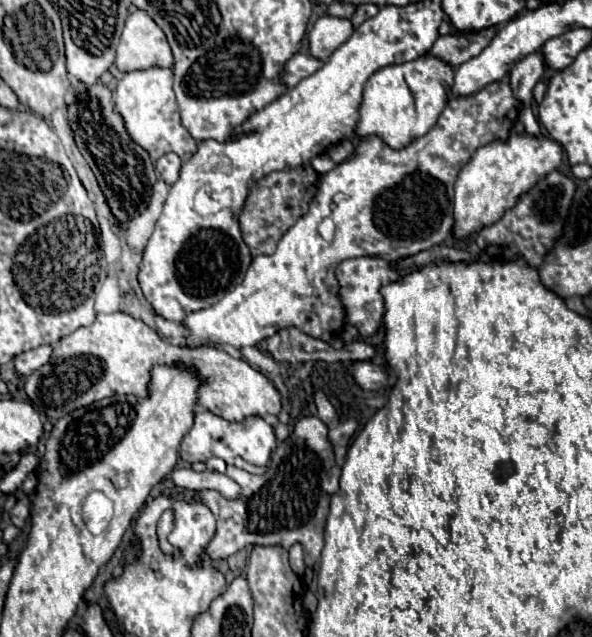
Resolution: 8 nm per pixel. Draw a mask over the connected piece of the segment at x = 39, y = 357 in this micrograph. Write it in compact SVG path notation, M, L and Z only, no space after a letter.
M37 346L33 350L27 350L15 358L13 370L21 376L27 376L35 372L39 366L47 364L47 358L51 358L51 346Z

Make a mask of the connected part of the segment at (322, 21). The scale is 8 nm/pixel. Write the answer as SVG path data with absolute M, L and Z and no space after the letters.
M321 16L315 26L309 32L309 50L315 58L327 60L351 34L353 24L347 18L335 18L335 16Z

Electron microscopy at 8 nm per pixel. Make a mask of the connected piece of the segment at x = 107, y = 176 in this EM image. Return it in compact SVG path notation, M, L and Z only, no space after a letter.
M77 82L77 102L69 108L69 124L75 134L79 152L87 160L105 194L111 214L115 216L117 224L125 228L127 222L135 218L131 214L139 214L139 210L147 208L151 198L149 188L157 182L157 172L153 168L151 156L127 134L121 114L115 112L113 92L107 84L97 82L93 86L87 86L83 82Z

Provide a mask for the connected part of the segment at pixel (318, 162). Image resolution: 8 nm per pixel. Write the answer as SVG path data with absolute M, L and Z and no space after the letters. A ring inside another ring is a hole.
M319 155L308 162L317 173L324 174L335 168L336 163L333 162L327 155Z

